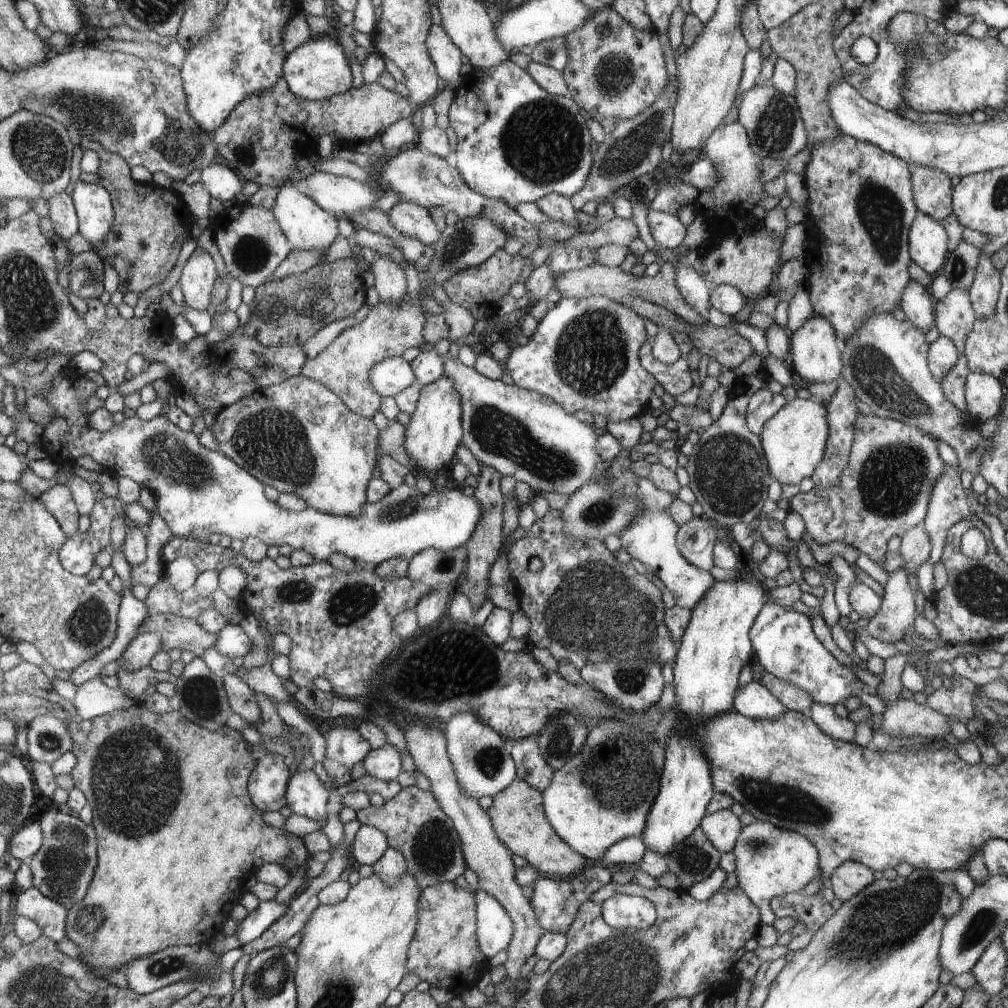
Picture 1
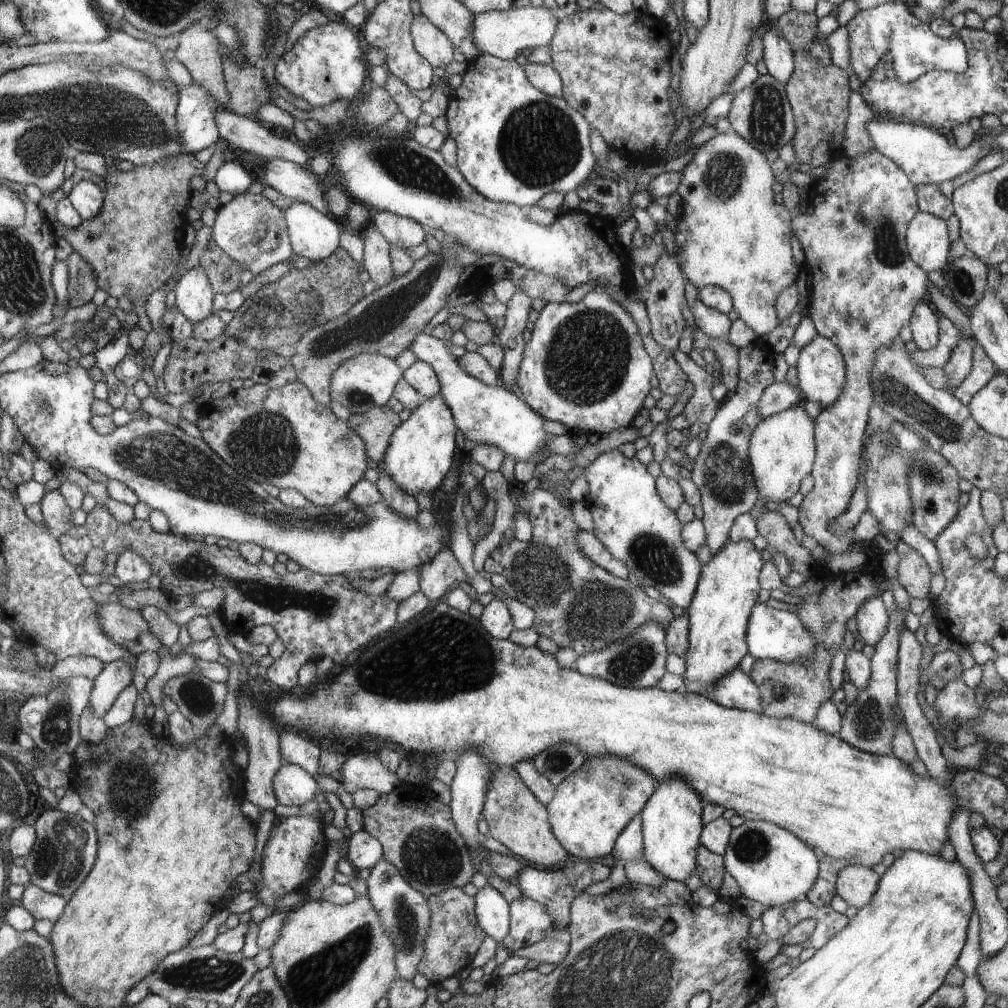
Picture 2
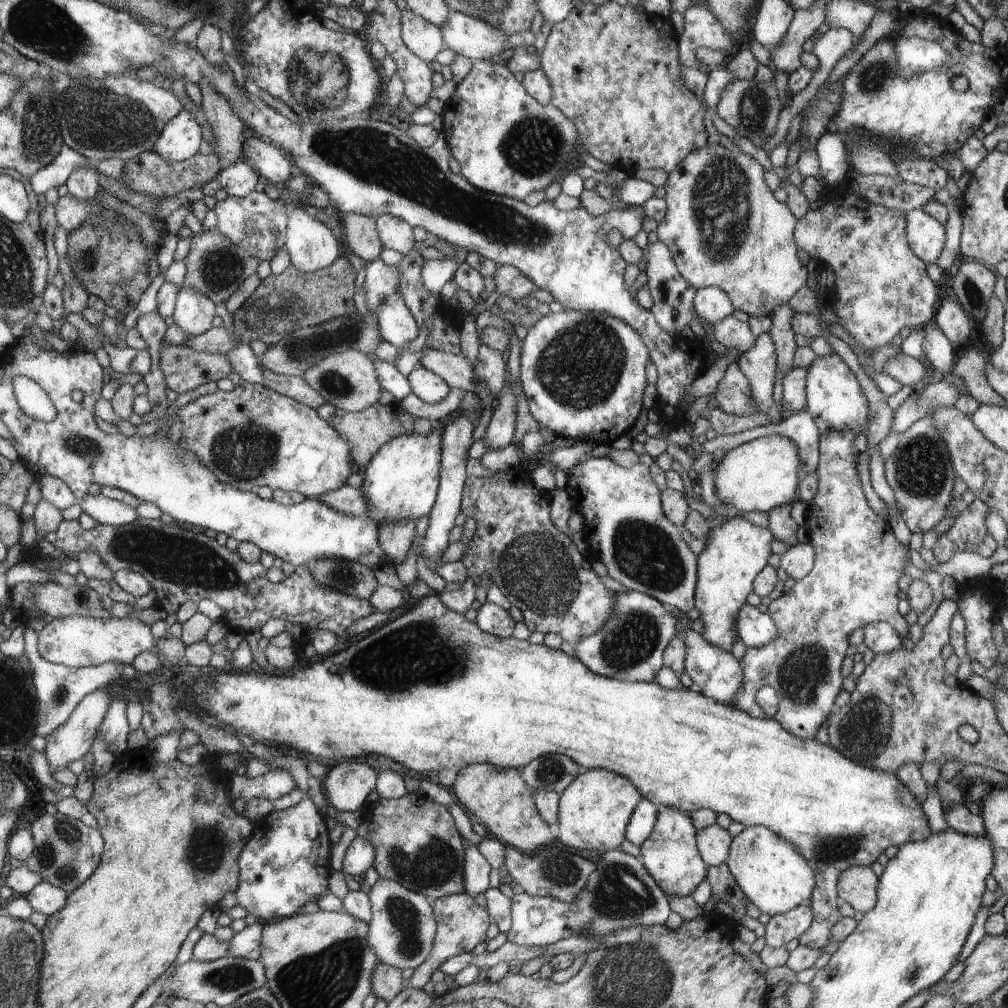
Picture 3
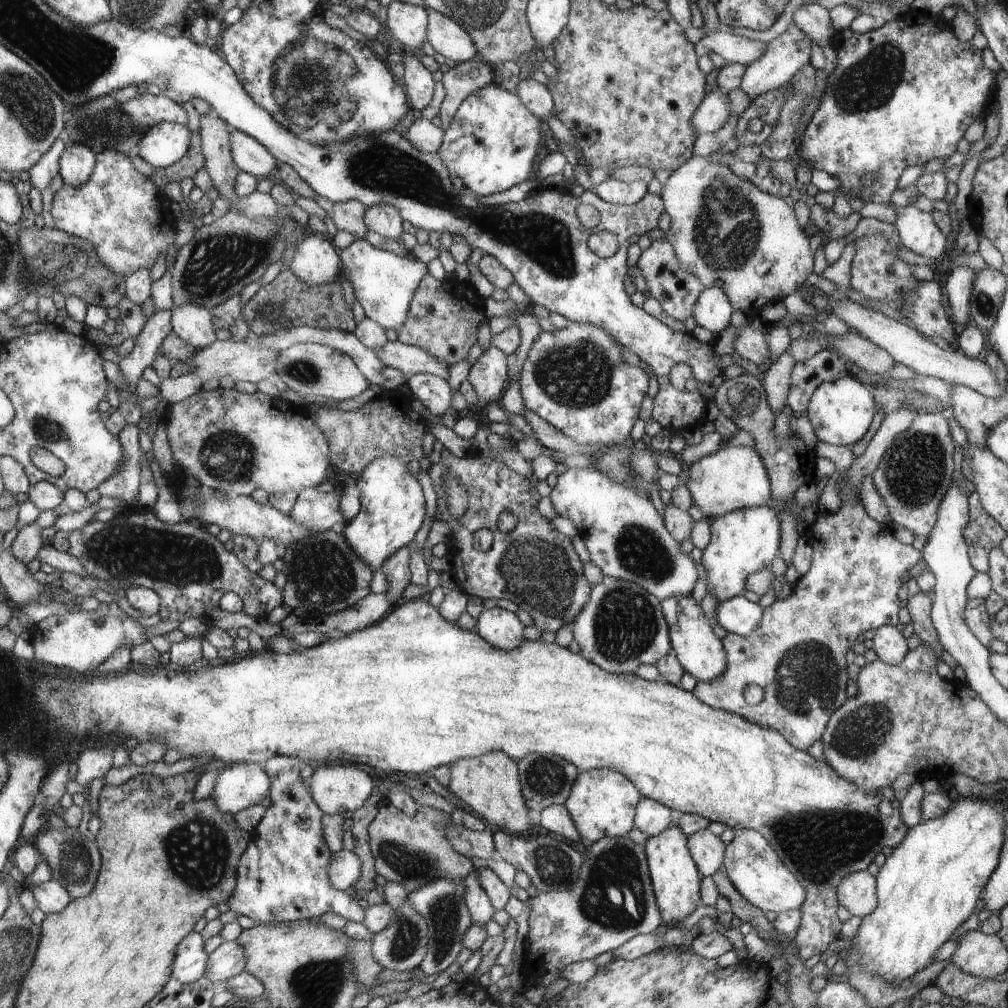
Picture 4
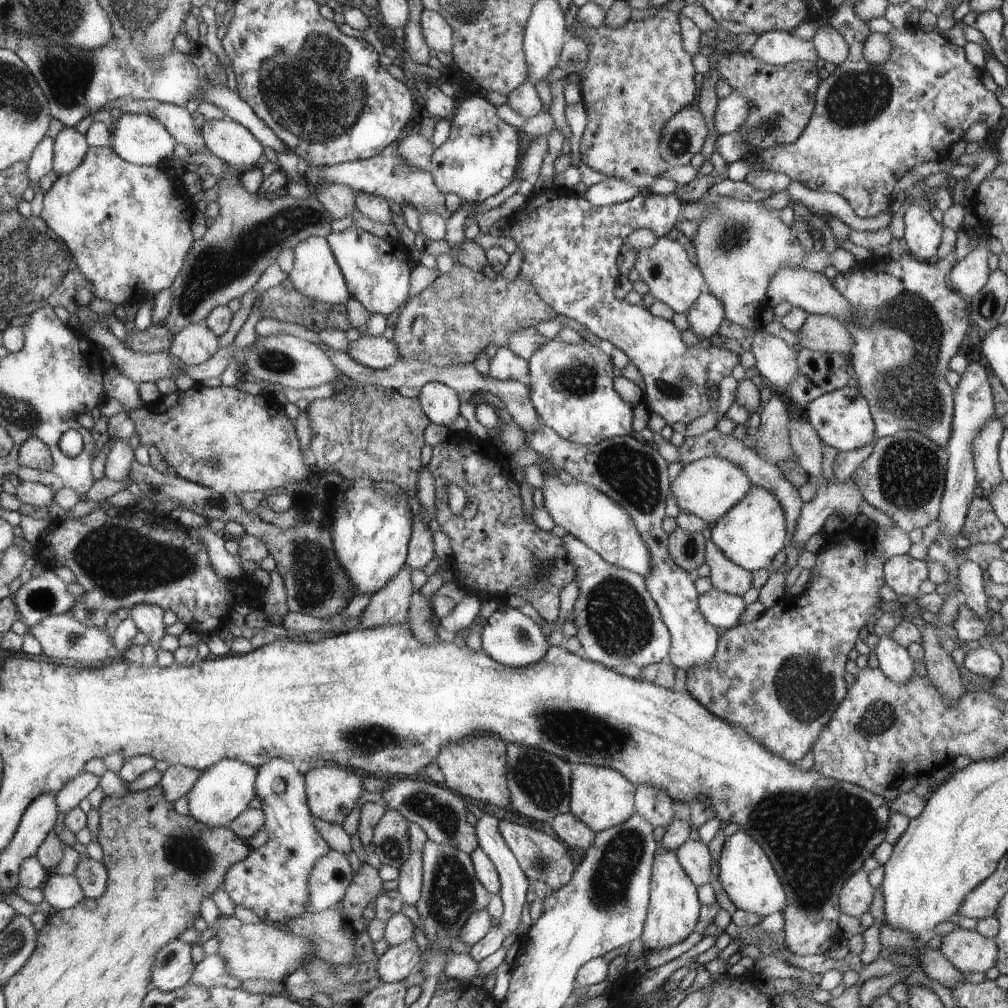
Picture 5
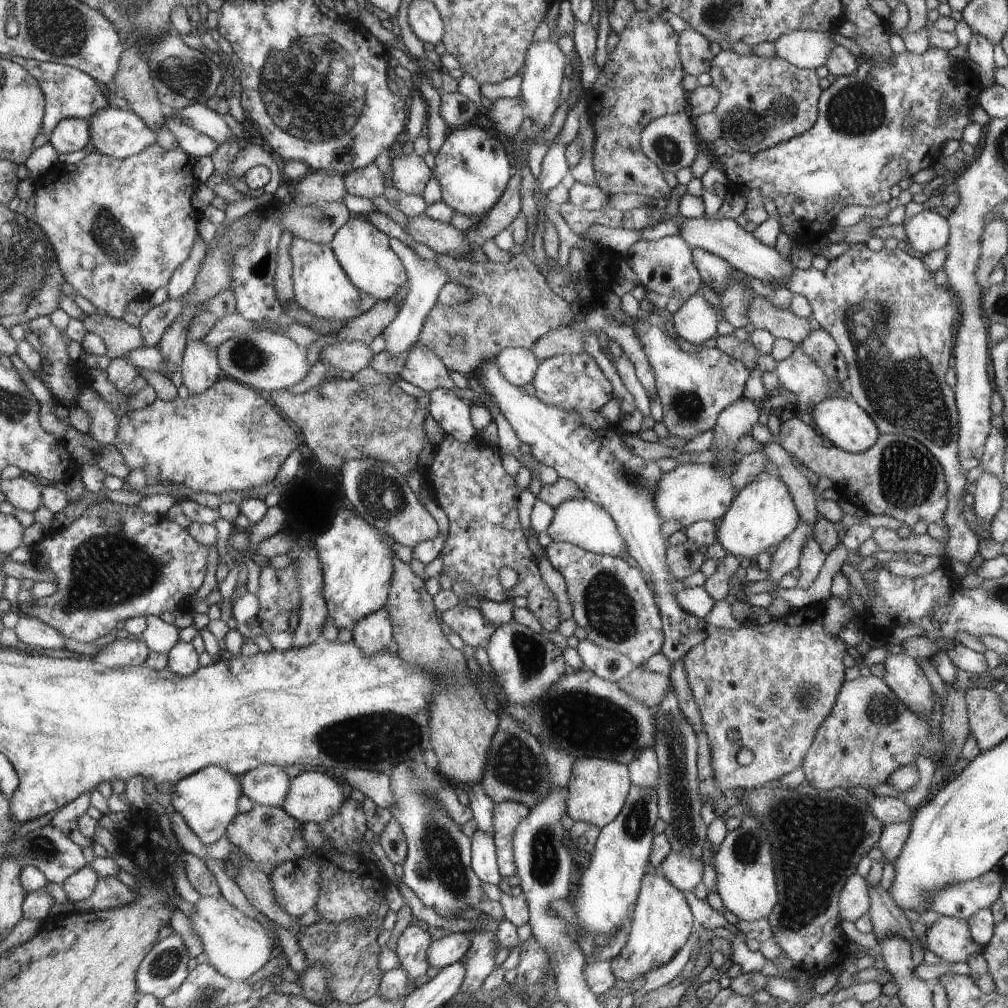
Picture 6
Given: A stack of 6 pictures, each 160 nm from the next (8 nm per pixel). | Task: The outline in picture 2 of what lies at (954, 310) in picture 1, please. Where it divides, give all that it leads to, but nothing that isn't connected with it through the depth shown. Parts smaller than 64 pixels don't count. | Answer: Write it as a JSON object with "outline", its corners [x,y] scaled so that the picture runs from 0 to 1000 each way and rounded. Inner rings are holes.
{"outline":[[[953,331],[951,342],[937,363],[940,376],[939,387],[945,390],[956,379],[959,371],[965,364],[965,345],[969,339],[966,335],[960,336]]]}

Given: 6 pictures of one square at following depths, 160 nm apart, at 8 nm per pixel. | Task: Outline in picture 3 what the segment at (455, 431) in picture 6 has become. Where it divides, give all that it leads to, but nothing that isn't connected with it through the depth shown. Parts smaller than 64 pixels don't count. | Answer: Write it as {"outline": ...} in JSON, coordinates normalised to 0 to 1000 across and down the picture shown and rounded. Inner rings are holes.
{"outline":[[[412,363],[404,373],[408,386],[417,397],[425,401],[435,401],[446,391],[447,385],[433,370],[421,364]]]}

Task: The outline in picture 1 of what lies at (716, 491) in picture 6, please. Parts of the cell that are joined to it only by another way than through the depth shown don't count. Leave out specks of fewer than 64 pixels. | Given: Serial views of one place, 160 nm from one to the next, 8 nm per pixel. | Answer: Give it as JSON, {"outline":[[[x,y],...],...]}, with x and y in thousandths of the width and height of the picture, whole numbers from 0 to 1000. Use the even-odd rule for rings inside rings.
{"outline":[[[790,394],[782,398],[768,413],[758,420],[753,431],[763,469],[776,480],[794,480],[805,472],[818,449],[822,432],[818,402],[806,396]]]}

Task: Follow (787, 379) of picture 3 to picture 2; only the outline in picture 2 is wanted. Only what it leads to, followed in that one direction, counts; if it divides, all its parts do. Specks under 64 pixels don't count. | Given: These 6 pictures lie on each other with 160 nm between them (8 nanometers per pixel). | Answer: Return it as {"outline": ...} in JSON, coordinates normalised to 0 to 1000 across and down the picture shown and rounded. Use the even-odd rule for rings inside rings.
{"outline":[[[780,377],[763,381],[753,397],[752,409],[759,416],[781,405],[790,404],[794,399],[792,387],[793,384],[783,381]]]}

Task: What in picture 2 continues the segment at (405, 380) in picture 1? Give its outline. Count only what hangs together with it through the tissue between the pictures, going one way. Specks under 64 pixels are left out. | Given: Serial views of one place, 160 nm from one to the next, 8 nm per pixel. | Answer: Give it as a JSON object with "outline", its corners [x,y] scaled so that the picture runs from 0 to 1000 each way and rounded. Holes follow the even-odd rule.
{"outline":[[[359,350],[345,356],[333,367],[328,377],[328,397],[343,403],[351,412],[367,407],[367,404],[378,404],[391,391],[392,381],[399,375],[400,367],[393,357],[375,350]]]}

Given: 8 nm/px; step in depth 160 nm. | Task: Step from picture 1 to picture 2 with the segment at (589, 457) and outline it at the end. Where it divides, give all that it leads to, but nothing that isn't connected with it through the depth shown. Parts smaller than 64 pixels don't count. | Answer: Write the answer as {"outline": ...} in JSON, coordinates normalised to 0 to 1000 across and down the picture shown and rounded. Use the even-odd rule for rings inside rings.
{"outline":[[[420,329],[415,330],[412,337],[408,339],[407,346],[415,358],[423,358],[435,372],[438,383],[437,392],[446,403],[451,420],[459,429],[465,441],[472,439],[494,441],[502,453],[509,452],[512,458],[530,455],[534,461],[543,454],[539,450],[544,432],[548,432],[540,427],[543,415],[537,414],[511,390],[496,381],[483,382],[464,371],[456,363],[454,356],[448,354],[442,346],[438,336]]]}

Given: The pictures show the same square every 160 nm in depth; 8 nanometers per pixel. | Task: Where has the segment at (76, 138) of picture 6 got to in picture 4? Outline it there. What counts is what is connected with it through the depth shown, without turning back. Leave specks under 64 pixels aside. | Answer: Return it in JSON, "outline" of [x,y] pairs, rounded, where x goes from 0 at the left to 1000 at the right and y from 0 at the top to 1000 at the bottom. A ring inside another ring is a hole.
{"outline":[[[64,142],[59,159],[59,172],[65,184],[79,185],[92,172],[95,152],[79,142]]]}

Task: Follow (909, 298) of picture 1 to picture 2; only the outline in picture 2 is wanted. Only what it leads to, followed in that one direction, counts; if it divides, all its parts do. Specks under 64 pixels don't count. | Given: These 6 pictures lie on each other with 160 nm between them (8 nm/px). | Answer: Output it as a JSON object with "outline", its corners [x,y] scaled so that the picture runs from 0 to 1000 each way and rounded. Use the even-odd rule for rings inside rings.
{"outline":[[[915,298],[907,306],[902,319],[905,337],[913,348],[929,345],[932,338],[933,311],[925,304],[922,298]]]}

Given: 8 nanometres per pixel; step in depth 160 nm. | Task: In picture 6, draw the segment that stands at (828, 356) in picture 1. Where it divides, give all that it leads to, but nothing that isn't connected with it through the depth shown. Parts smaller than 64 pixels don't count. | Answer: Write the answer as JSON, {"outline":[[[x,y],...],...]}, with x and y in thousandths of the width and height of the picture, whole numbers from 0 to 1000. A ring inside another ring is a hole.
{"outline":[[[821,395],[808,403],[806,407],[808,425],[814,434],[825,438],[826,443],[833,444],[838,448],[855,449],[864,444],[874,433],[865,415],[853,405],[853,401],[845,396]]]}

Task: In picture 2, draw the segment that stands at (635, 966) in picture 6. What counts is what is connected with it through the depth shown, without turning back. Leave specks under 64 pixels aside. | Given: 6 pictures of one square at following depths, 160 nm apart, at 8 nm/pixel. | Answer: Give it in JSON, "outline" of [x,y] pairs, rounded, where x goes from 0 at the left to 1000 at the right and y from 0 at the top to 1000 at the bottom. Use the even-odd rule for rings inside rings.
{"outline":[[[666,771],[654,778],[653,784],[646,790],[645,796],[638,802],[635,810],[638,813],[638,849],[637,851],[660,872],[679,877],[680,873],[690,865],[690,850],[695,837],[693,829],[697,822],[696,803],[700,798],[679,773]]]}

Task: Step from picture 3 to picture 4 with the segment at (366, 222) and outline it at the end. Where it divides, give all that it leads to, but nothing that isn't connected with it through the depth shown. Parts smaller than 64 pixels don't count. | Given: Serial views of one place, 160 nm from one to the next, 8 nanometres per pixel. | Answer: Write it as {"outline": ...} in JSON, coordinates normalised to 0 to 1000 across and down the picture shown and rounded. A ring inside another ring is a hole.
{"outline":[[[355,197],[335,199],[326,206],[329,220],[333,222],[334,226],[348,230],[357,237],[361,237],[361,233],[365,229],[360,217],[361,209],[362,204]]]}

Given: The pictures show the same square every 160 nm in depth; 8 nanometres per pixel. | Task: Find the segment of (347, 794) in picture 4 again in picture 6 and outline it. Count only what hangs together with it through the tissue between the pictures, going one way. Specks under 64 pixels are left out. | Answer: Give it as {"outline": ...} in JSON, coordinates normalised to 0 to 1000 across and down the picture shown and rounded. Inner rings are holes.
{"outline":[[[317,762],[301,764],[290,772],[289,788],[280,803],[299,817],[321,817],[340,804],[341,788],[333,772],[319,768]]]}

